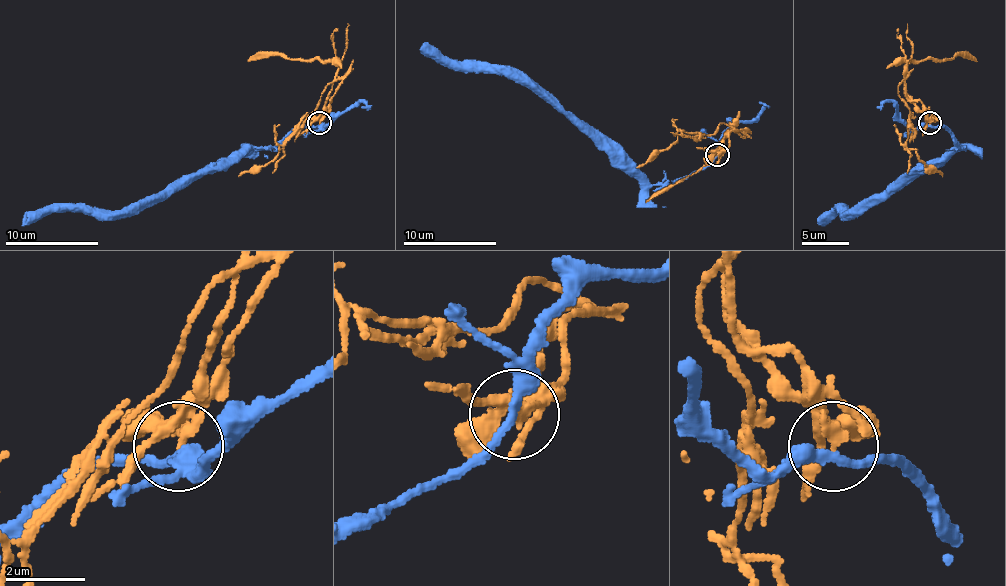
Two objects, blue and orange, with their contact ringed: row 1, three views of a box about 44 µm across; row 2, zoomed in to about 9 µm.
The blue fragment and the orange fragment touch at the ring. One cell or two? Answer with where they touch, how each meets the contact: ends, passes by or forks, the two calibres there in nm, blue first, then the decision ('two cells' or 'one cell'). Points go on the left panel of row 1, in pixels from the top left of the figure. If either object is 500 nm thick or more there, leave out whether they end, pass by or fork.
at (319, 123); blue passes by; orange passes by; 280 nm thick on the blue side, 220 nm on the other; two cells

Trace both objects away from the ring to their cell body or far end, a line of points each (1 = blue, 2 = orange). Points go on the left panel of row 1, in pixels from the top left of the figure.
1: (320, 123), (301, 126), (273, 147), (243, 149), (121, 212), (47, 210), (21, 226)
2: (320, 123), (331, 86), (329, 84), (315, 109), (285, 147), (266, 165), (252, 165), (238, 177)

